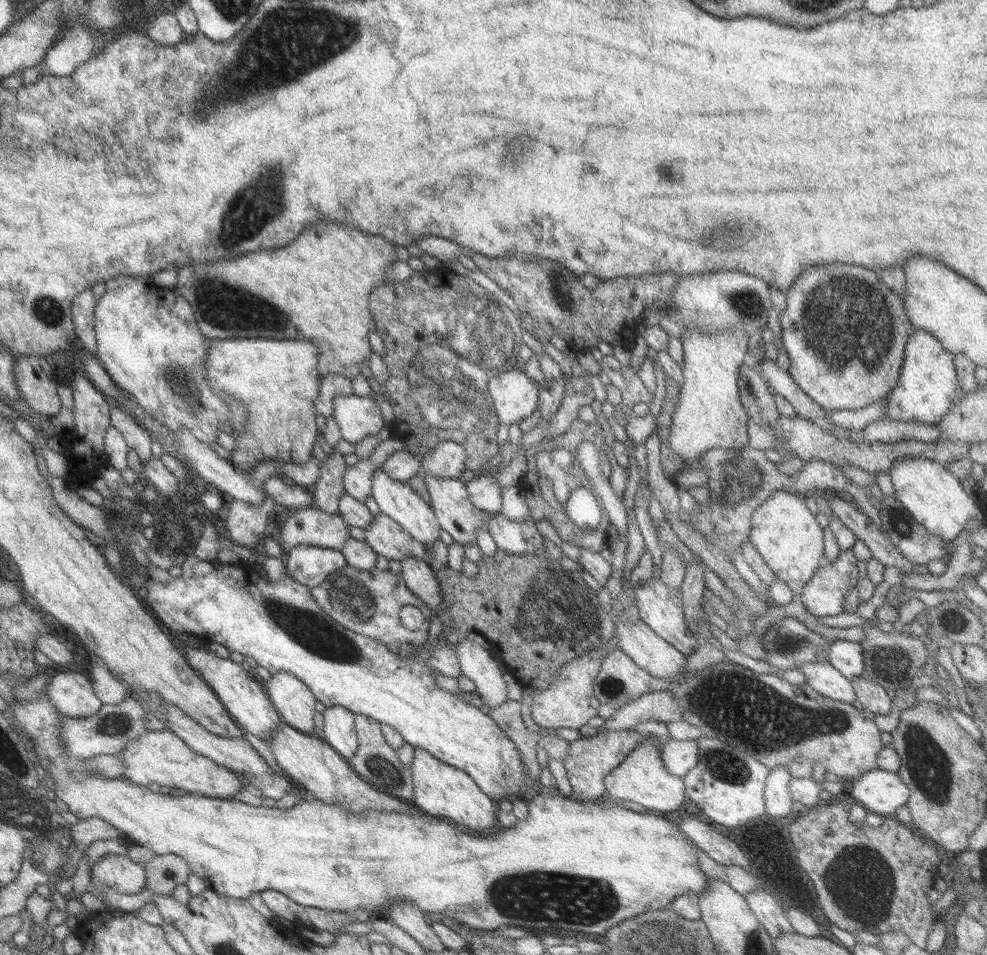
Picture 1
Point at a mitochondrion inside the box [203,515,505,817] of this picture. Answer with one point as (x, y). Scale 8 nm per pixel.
(310, 628)

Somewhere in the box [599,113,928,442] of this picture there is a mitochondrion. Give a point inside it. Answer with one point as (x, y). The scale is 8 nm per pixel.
(847, 310)

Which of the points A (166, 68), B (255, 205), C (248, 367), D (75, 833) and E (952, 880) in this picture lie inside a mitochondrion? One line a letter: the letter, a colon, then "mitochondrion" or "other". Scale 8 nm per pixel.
A: other
B: mitochondrion
C: other
D: other
E: other

